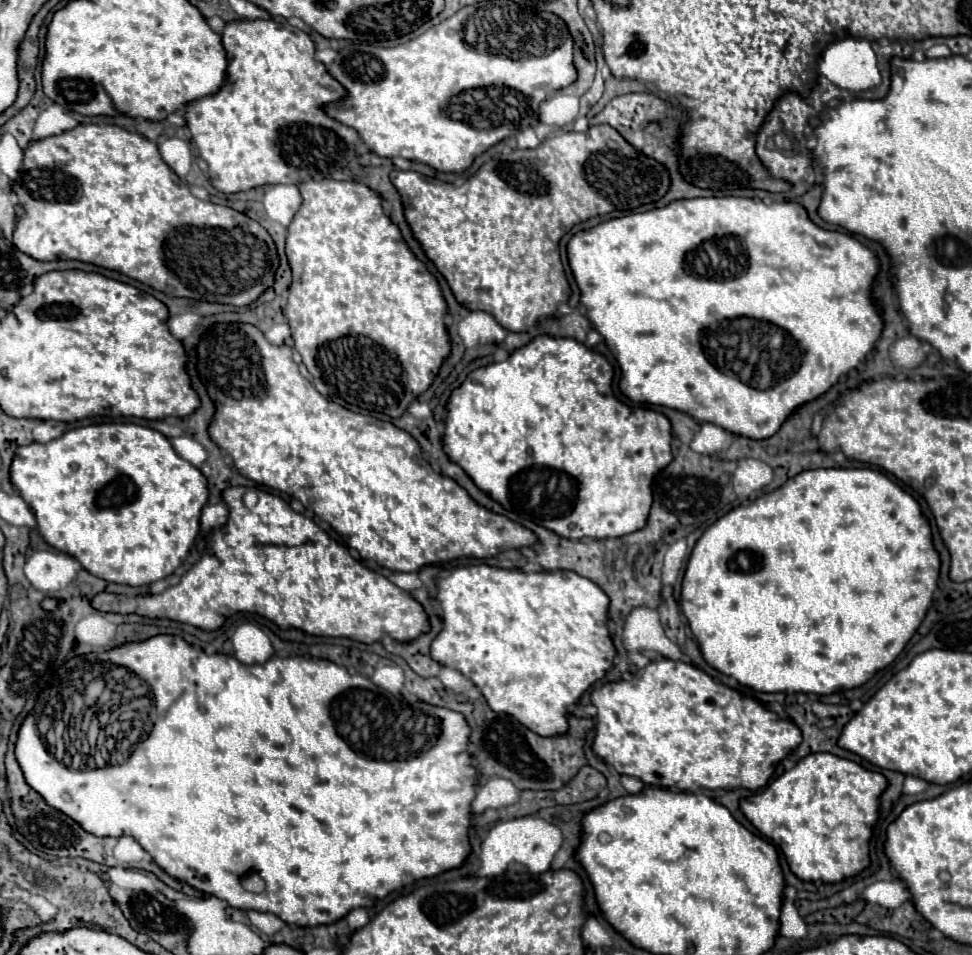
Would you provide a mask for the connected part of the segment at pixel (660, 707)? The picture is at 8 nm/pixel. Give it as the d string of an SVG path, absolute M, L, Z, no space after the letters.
M660 658L660 660L654 660L650 662L646 668L638 670L636 676L632 680L620 680L620 682L610 682L610 684L604 684L600 688L596 688L592 692L592 704L598 708L598 714L596 714L596 738L594 738L594 744L592 744L592 750L604 758L608 764L612 764L620 774L626 774L626 776L634 776L638 780L642 780L644 784L648 786L658 786L658 788L670 788L670 790L682 790L682 792L696 792L700 788L708 788L708 790L714 790L714 788L722 788L722 790L732 790L732 788L748 788L748 790L758 790L758 788L764 788L774 772L774 766L792 750L796 748L800 742L802 742L802 734L800 734L800 728L792 722L792 720L786 720L786 718L780 718L776 712L772 712L770 708L762 706L760 702L756 702L754 698L750 696L742 696L738 694L736 690L720 684L720 682L714 682L704 670L692 666L692 664L682 664L682 662L676 662L676 660L668 660L668 658Z

